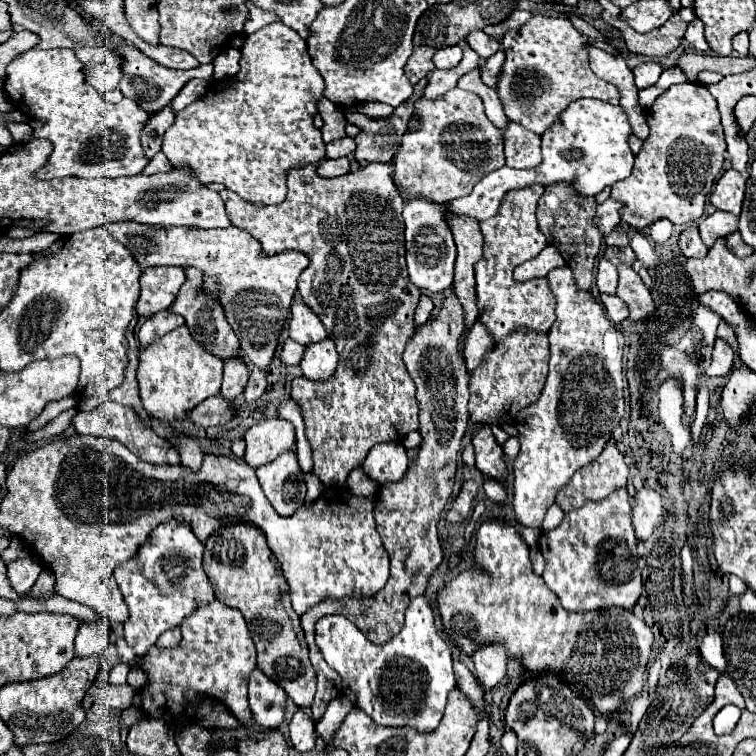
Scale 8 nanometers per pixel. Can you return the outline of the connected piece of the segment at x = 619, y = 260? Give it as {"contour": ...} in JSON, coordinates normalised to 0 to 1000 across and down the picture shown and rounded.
{"contour":[[[804,325],[796,339],[802,344],[807,344],[812,352],[817,352],[817,349],[836,349],[839,341],[841,341],[833,325]]]}

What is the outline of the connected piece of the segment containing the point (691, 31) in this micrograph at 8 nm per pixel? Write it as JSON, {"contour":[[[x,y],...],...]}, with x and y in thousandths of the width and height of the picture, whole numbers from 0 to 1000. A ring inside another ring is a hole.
{"contour":[[[915,26],[913,32],[910,32],[910,37],[907,37],[907,56],[913,58],[913,61],[918,61],[921,66],[926,66],[926,69],[934,69],[934,66],[939,66],[937,63],[937,56],[931,53],[931,32],[929,32],[929,26]]]}

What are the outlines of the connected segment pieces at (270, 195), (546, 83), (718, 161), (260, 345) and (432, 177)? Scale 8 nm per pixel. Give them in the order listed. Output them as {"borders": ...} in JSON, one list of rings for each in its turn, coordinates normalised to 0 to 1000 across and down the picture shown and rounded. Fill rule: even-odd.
{"borders":[[[[360,29],[325,48],[312,101],[278,108],[275,122],[265,132],[233,151],[233,161],[217,175],[214,201],[228,220],[246,222],[267,243],[291,241],[325,267],[373,270],[378,265],[378,225],[415,214],[413,204],[429,204],[426,177],[413,161],[426,127],[429,106],[415,93],[405,53],[373,29]]],[[[709,19],[690,37],[669,42],[664,53],[669,85],[656,116],[669,153],[696,167],[698,172],[717,177],[730,164],[733,153],[738,153],[738,148],[743,148],[743,143],[759,132],[791,130],[807,138],[817,138],[817,116],[786,101],[770,58],[780,56],[757,34],[749,21]]],[[[926,108],[892,111],[852,146],[860,177],[841,204],[836,230],[810,246],[810,265],[823,267],[823,294],[854,302],[865,291],[884,288],[889,296],[918,296],[931,283],[931,265],[952,235],[960,185],[944,127]]],[[[173,292],[143,296],[146,310],[167,325],[185,354],[201,352],[255,352],[270,360],[270,386],[283,392],[296,407],[302,429],[310,434],[317,460],[325,474],[341,487],[354,487],[376,423],[384,413],[392,370],[407,352],[407,339],[399,333],[373,333],[368,339],[347,336],[344,323],[323,304],[302,299],[283,304],[262,304],[243,299],[200,299]]],[[[601,116],[579,132],[556,130],[550,148],[558,167],[550,175],[537,175],[529,201],[521,212],[521,246],[534,265],[566,262],[593,267],[624,254],[638,233],[667,220],[664,177],[643,156],[638,132],[630,124]]]]}

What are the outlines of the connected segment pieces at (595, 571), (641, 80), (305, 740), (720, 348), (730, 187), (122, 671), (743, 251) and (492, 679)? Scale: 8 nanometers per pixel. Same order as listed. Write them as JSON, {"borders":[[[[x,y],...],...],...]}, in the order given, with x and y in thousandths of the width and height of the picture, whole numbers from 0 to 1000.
{"borders":[[[[825,646],[810,651],[794,664],[780,664],[765,675],[749,677],[741,696],[714,709],[714,728],[722,738],[717,765],[754,810],[794,807],[807,802],[836,804],[849,783],[836,672]]],[[[852,82],[852,85],[844,85],[836,95],[839,95],[841,114],[844,116],[857,116],[857,114],[868,111],[870,101],[876,98],[876,87],[868,85],[868,82]]],[[[394,937],[384,952],[384,979],[397,997],[415,989],[415,979],[418,979],[415,968],[418,963],[415,963],[413,950],[402,939]]],[[[947,447],[944,460],[942,460],[939,487],[934,487],[934,497],[958,497],[958,495],[966,492],[968,481],[971,481],[971,466],[968,466],[968,460],[958,450]]],[[[971,222],[960,225],[958,233],[947,241],[944,254],[939,257],[939,267],[958,280],[968,280],[971,286],[979,283],[981,278],[981,265],[984,265],[984,235],[979,228]]],[[[153,878],[148,886],[146,886],[146,905],[161,905],[167,902],[167,894],[169,894],[169,878]]],[[[974,304],[974,307],[968,307],[968,310],[960,315],[960,320],[963,320],[963,328],[966,328],[974,339],[979,339],[979,341],[992,339],[992,336],[997,333],[992,325],[987,325],[987,320],[981,317],[981,312],[979,312],[979,307],[976,307],[976,304]]],[[[640,854],[627,862],[624,873],[630,881],[630,897],[643,915],[648,915],[669,892],[672,868],[661,854]]]]}

